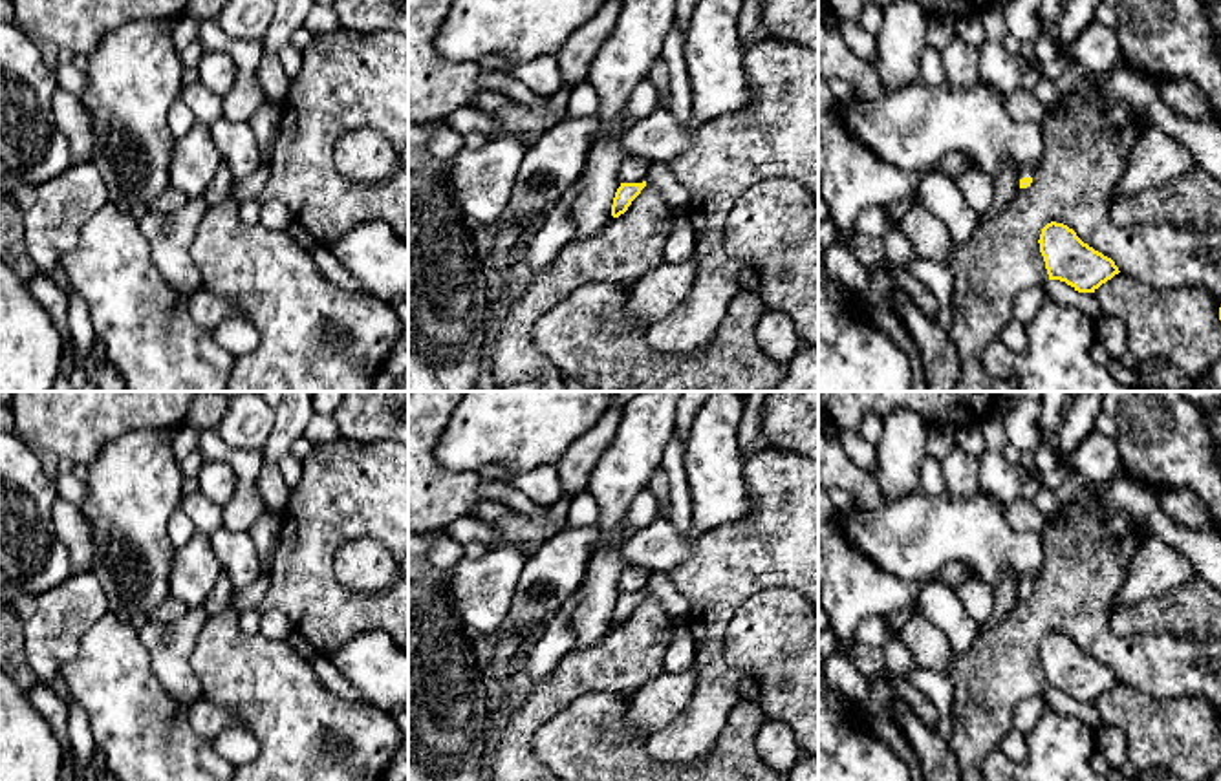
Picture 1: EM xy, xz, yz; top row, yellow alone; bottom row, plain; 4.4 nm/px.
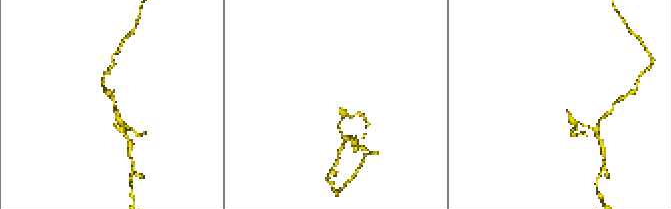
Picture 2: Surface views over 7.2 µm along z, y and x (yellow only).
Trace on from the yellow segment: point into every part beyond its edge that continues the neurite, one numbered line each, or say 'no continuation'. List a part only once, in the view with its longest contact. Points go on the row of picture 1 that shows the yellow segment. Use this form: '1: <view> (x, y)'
1: yz (914, 127)

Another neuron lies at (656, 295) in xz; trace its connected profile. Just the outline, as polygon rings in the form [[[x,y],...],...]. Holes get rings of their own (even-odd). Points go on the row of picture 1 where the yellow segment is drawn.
[[[661,263],[646,273],[630,291],[626,315],[643,329],[668,316],[696,282],[696,263]]]

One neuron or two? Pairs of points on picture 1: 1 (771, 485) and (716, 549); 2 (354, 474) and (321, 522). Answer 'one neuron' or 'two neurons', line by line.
1: one neuron
2: one neuron

